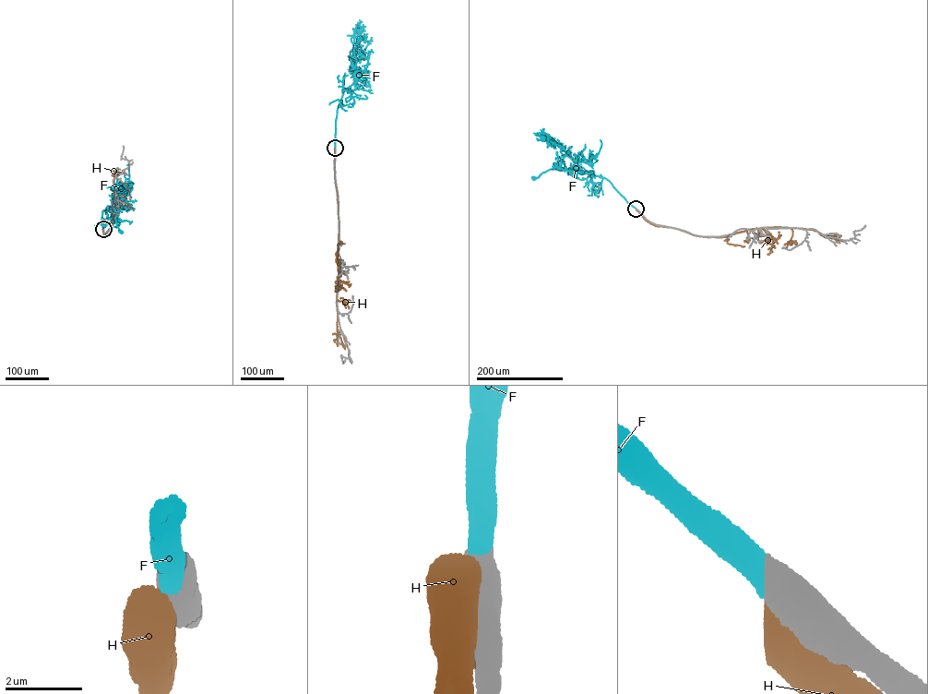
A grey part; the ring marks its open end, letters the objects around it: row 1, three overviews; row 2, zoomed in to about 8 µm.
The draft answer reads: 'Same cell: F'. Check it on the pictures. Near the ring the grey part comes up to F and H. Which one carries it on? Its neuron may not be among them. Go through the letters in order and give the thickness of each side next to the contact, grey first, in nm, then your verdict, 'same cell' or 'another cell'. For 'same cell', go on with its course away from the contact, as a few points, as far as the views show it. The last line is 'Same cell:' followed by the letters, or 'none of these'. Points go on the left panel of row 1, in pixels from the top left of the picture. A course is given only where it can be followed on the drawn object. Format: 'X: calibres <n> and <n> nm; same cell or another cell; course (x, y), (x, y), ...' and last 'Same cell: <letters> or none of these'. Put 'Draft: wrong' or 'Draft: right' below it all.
F: calibres 700 and 600 nm; same cell; course (103, 229), (102, 210), (109, 206), (119, 209), (118, 207), (115, 220), (121, 232)
H: calibres 800 and 750 nm; another cell
Same cell: F
Draft: right

